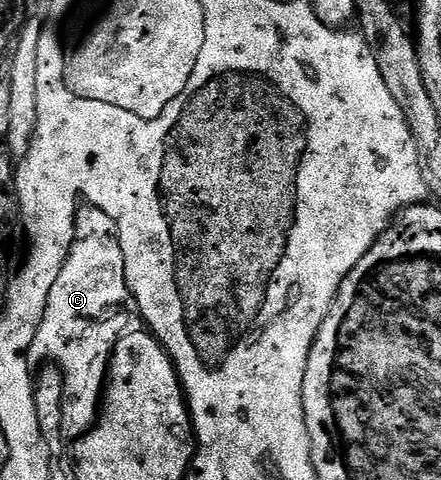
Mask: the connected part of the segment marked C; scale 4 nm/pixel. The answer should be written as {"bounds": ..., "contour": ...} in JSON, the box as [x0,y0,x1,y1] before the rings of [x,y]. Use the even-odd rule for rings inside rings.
{"bounds":[28,209,131,441],"contour":[[[89,209],[77,212],[80,225],[74,226],[69,252],[55,277],[55,285],[51,285],[47,309],[40,312],[28,353],[34,364],[41,365],[49,360],[63,373],[65,392],[61,402],[61,438],[65,441],[80,439],[99,418],[99,404],[109,374],[109,358],[113,356],[113,346],[126,330],[125,302],[128,304],[131,299],[117,236],[109,225],[89,227],[93,223],[92,214],[94,212]]]}

